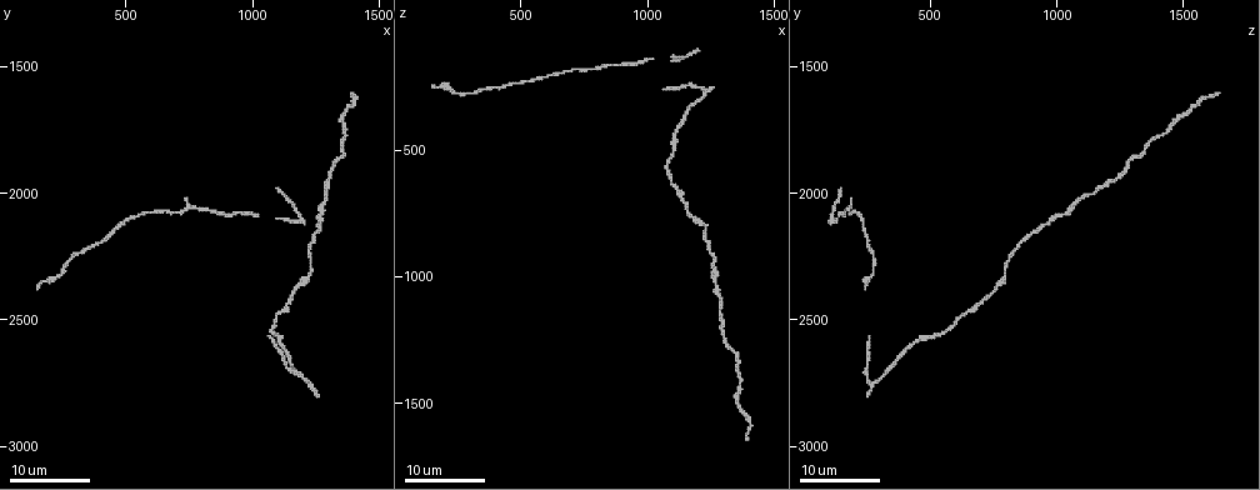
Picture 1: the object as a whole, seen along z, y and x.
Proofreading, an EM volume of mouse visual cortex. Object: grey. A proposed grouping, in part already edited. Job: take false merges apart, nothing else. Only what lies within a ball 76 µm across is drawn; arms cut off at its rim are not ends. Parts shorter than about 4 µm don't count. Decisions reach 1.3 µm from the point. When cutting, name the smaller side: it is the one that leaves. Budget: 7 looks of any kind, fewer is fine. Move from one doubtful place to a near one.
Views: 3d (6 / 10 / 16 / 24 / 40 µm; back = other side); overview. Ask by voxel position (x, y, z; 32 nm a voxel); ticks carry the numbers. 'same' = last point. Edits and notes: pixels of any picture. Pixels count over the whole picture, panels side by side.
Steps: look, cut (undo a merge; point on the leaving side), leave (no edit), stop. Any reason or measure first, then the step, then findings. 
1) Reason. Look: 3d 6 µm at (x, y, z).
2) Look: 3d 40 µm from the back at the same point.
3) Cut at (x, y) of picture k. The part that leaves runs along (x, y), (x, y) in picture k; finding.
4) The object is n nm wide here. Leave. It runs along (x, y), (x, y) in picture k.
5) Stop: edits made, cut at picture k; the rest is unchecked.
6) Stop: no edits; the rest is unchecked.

Sudden change in width. Look: 3d 16 µm at (1350, 1700, 1480).

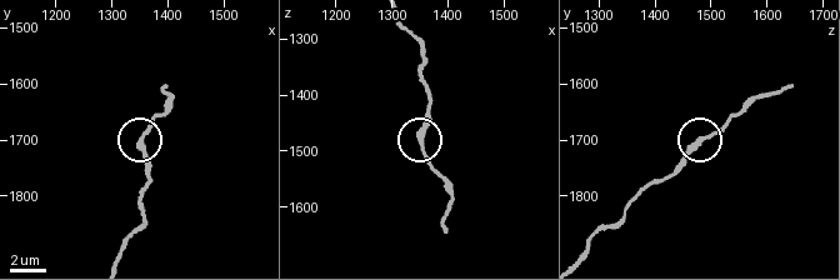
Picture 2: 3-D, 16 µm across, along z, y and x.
Closer look. Look: 3d 6 µm at (1350, 1705, 1485).

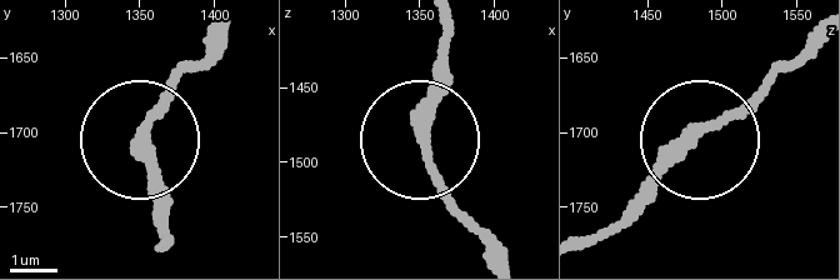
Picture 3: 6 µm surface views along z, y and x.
Leave. It runs along (590, 244), (778, 64) in picture 3; continuous, no second neuron.

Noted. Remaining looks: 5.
Narrows sharply. Look: 3d 16 µm at (1260, 2090, 1030).

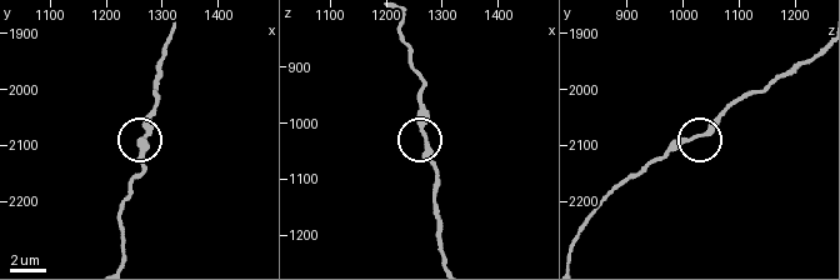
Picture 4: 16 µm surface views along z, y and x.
Look: 3d 10 µm at (1265, 2085, 1015).

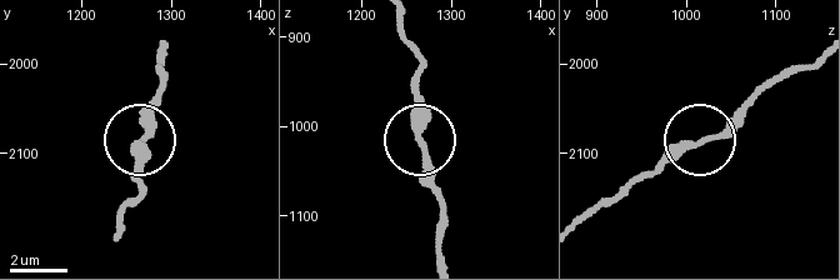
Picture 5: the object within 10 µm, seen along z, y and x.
Look: 3d 6 µm at (1265, 2085, 1020).

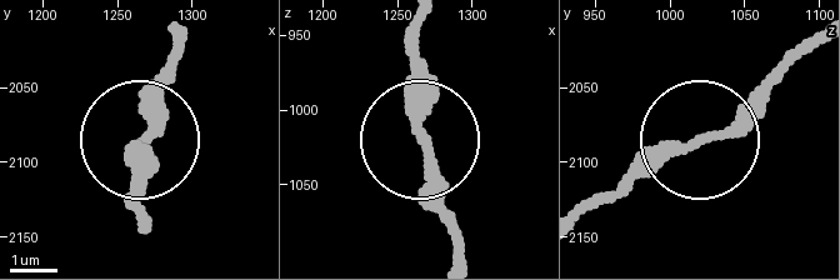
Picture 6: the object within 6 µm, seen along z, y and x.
The object is 250 nm wide here. Leave. It runs along (580, 221), (724, 126), (815, 34) in picture 6; all the same neuron.

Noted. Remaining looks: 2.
Calibre changes. Look: 3d 16 µm at (1220, 2330, 790).

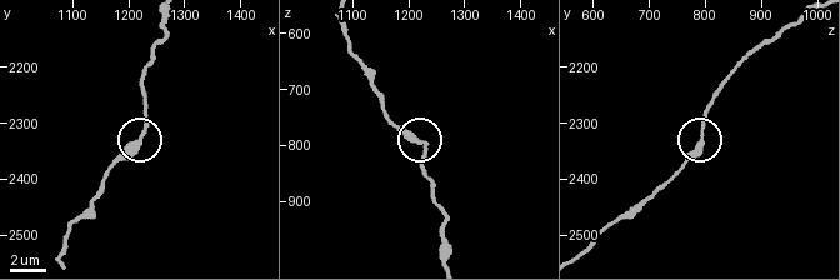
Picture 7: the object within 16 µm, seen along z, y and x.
Look: 3d 10 µm at (1215, 2340, 790).

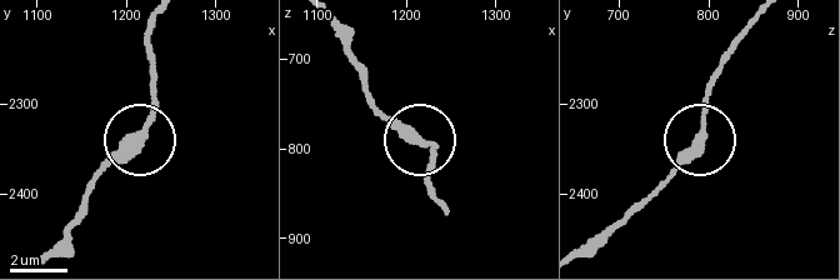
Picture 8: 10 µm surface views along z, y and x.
Leave. It runs along (45, 254), (89, 190), (141, 133), (153, 104), (153, 78) in picture 8; continuous, no second neuron.

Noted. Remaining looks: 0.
Stop: no edits; the rest is unchecked.

